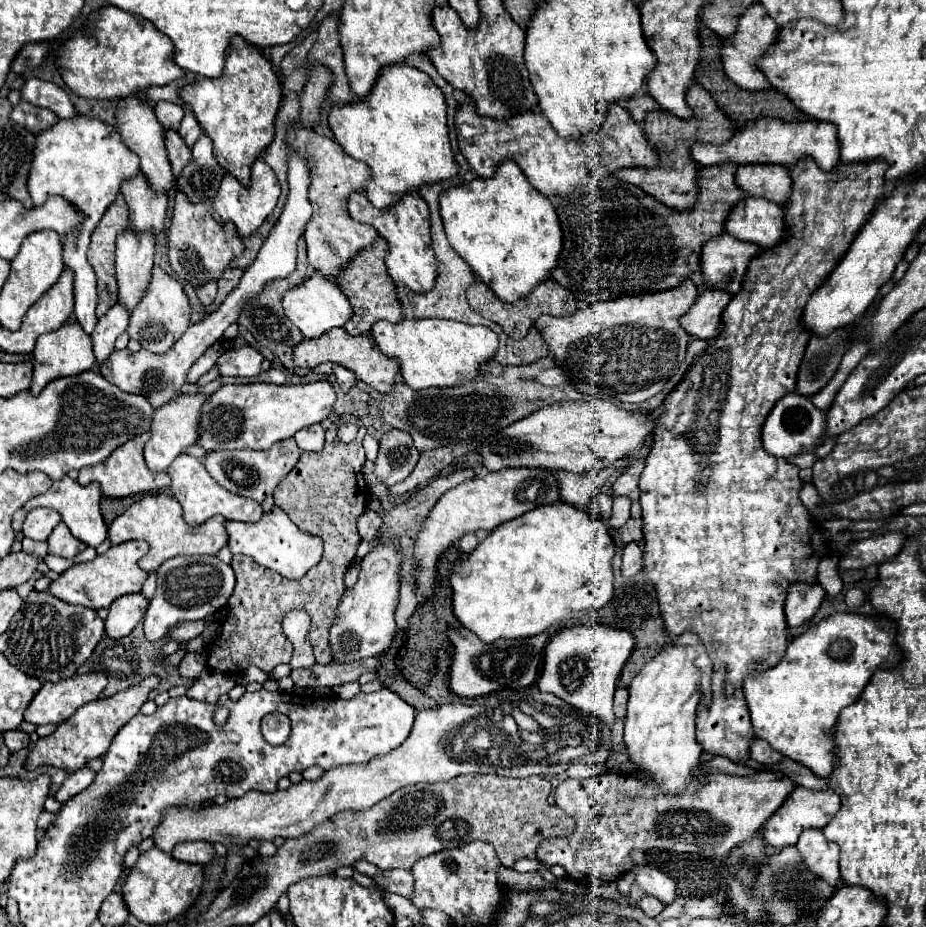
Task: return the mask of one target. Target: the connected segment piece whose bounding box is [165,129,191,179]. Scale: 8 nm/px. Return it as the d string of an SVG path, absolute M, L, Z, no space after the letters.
M165 131L165 139L167 139L167 147L169 147L169 161L173 163L173 173L175 179L179 179L183 167L189 163L191 159L191 149L187 147L187 143L181 139L181 135L177 131Z

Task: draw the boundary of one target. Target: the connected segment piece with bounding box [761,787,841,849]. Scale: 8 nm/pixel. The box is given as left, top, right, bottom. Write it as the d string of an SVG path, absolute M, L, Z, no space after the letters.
M797 787L795 791L791 791L789 799L785 799L785 803L771 815L771 819L767 819L763 823L761 829L763 829L765 843L769 843L775 849L793 847L803 831L823 829L833 819L833 815L839 811L839 807L841 807L841 799L833 789L815 791L815 789L807 789L807 787Z

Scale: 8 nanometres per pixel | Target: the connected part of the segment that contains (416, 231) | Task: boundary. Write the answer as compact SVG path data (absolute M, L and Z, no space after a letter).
M353 193L349 197L349 213L355 221L373 225L377 233L389 243L389 253L385 257L387 271L397 285L411 289L413 293L427 293L435 287L437 281L437 259L431 243L431 225L429 225L429 207L419 195L405 195L405 199L393 205L387 211L381 211L369 203L363 193Z

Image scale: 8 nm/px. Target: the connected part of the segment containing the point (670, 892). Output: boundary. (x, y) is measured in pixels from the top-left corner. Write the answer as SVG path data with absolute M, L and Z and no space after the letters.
M633 865L629 871L635 875L635 885L639 885L647 895L653 895L665 903L675 899L675 883L659 869L649 865Z

